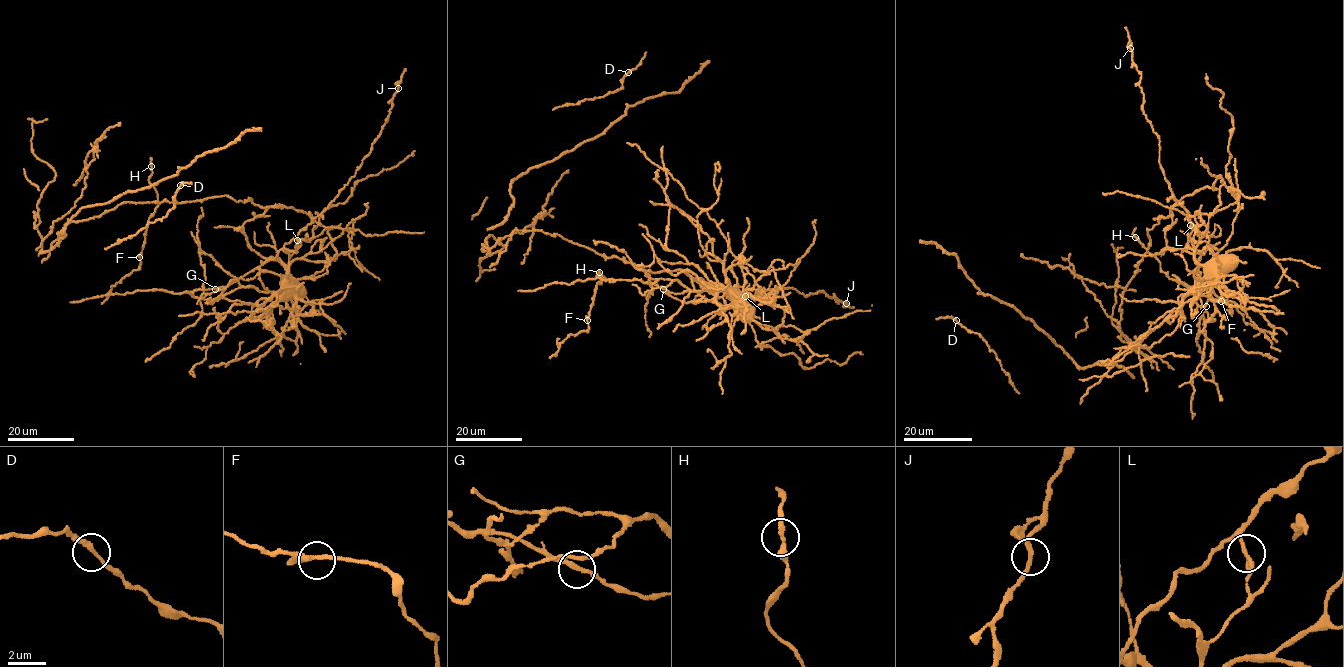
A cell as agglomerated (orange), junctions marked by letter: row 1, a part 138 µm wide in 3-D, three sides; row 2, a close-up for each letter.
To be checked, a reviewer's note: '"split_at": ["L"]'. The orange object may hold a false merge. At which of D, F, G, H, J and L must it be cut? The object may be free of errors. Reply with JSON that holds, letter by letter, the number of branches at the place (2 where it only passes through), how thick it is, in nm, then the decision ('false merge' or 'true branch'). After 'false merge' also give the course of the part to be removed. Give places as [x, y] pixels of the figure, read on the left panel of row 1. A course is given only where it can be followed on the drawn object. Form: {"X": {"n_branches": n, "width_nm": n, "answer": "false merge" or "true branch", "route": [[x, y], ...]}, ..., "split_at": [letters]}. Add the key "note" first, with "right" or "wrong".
{"note": "right", "D": {"n_branches": 2, "width_nm": 240, "answer": "true branch"}, "F": {"n_branches": 2, "width_nm": 300, "answer": "true branch"}, "G": {"n_branches": 2, "width_nm": 240, "answer": "true branch"}, "H": {"n_branches": 2, "width_nm": 260, "answer": "true branch"}, "J": {"n_branches": 2, "width_nm": 240, "answer": "true branch"}, "L": {"n_branches": 2, "width_nm": 280, "answer": "false merge"}, "split_at": ["L"]}

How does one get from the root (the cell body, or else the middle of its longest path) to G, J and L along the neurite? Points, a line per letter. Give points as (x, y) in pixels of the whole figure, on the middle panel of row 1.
G: (742, 302), (727, 289), (710, 285), (676, 294), (664, 289)
J: (742, 302), (736, 286), (746, 289), (747, 299), (792, 287), (805, 296), (820, 291), (846, 303)
L: (742, 302), (736, 286), (746, 289), (745, 295)

